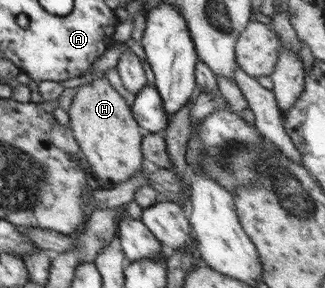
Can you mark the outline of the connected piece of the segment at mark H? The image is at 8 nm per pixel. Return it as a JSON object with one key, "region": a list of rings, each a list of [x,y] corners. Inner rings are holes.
{"region":[[[96,77],[78,87],[67,113],[70,117],[69,127],[81,146],[81,152],[90,163],[91,172],[100,180],[118,184],[130,180],[142,170],[143,130],[126,100],[106,77]]]}

